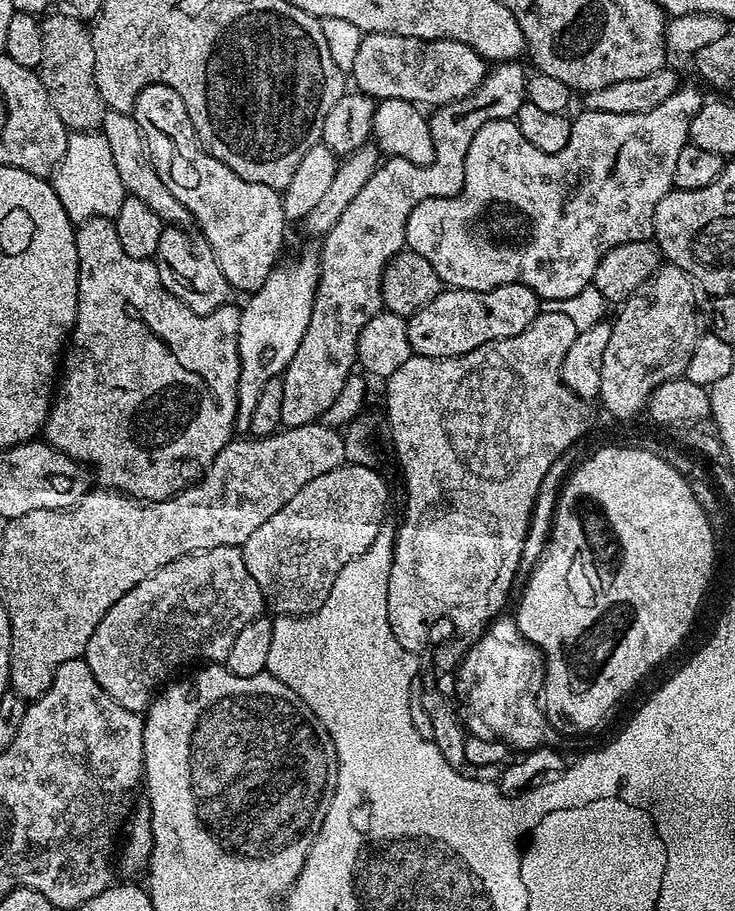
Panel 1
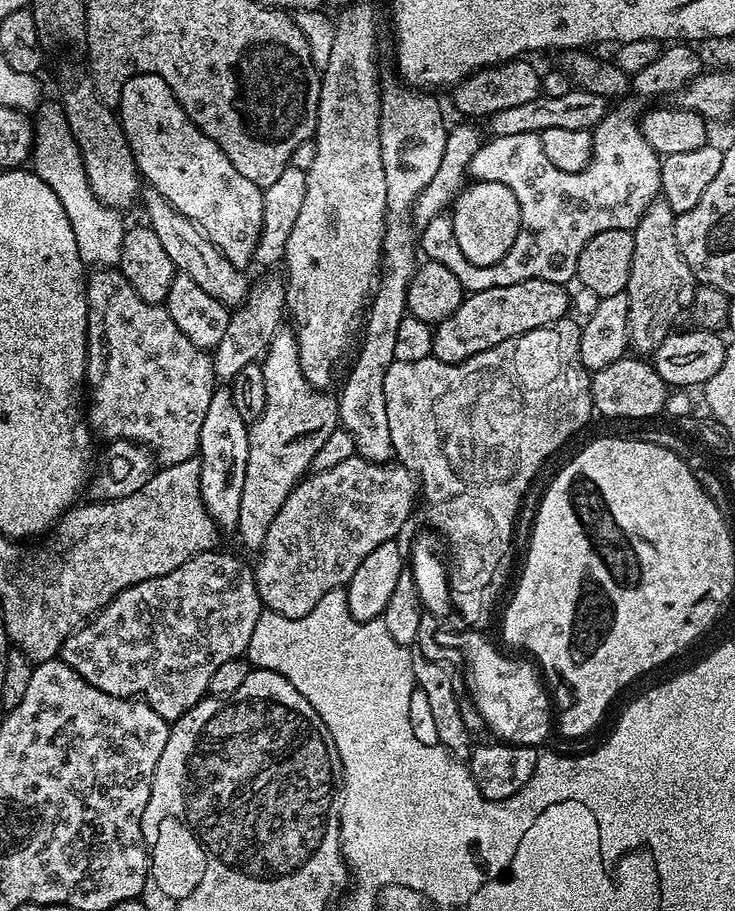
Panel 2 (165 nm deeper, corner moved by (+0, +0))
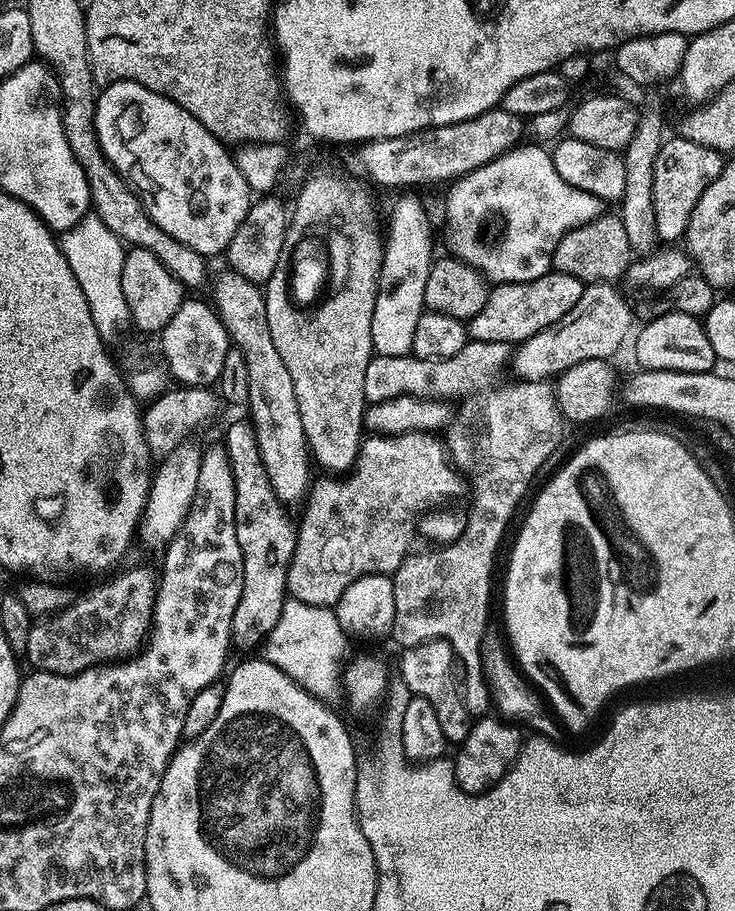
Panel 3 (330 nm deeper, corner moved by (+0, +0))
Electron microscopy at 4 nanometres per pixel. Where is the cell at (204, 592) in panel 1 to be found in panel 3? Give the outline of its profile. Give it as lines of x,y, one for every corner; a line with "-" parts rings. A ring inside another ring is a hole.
132,568
129,572
124,572
121,576
110,581
109,584
104,584
101,588
93,590
89,596
84,596
77,599
75,602
68,605
67,608
57,612
47,618
41,619
39,622
33,623
30,630
30,642
28,643
27,663
32,663
31,667
38,672
53,672
54,674
62,674
63,676
77,676
79,672
85,672
87,668
107,665
109,662
123,662
139,653
145,647
146,641
149,639
152,631
152,612
156,609
156,593
158,589
158,576
155,572
152,573
148,568

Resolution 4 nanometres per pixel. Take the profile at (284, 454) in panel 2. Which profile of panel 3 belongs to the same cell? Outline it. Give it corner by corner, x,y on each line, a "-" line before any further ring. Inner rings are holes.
251,423
230,425
222,446
228,451
234,474
234,522
238,546
242,546
242,598
238,598
232,619
232,644
259,649
282,614
297,525
288,517
285,501
272,489

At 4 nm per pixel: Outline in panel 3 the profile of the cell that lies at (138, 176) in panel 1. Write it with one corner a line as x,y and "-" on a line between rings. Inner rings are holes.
224,270
214,280
211,281
211,303
224,323
229,341
235,348
242,350
246,358
246,371
250,378
246,408
247,411
252,411
250,423
256,435
264,469
280,500
299,501
310,487
308,439
302,430
302,414
298,414
298,398
294,398
294,382
290,382
290,374
274,346
274,338
270,338
270,322
266,322
266,302
261,285
250,282
242,278
242,274
231,270

